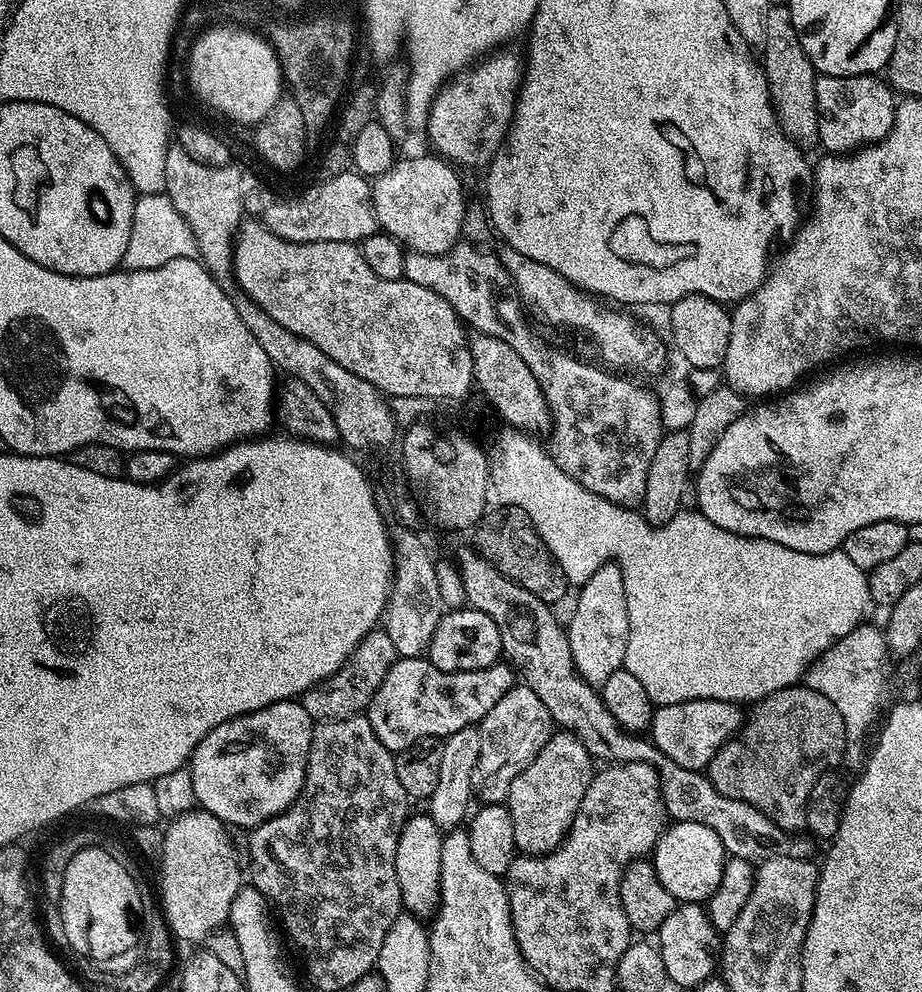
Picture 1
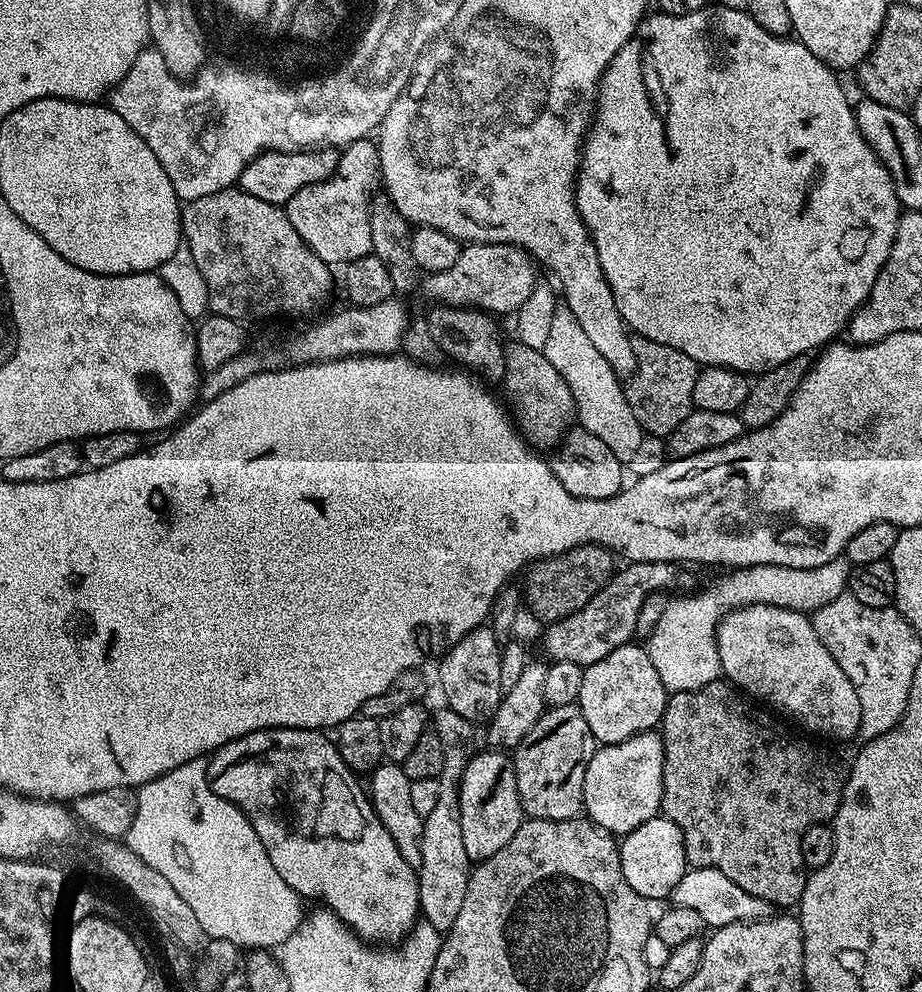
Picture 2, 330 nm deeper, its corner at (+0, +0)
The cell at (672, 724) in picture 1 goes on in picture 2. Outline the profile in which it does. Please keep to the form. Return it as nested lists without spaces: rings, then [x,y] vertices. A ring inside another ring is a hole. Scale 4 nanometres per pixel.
[[[659,731],[640,732],[626,742],[597,747],[586,766],[584,807],[587,819],[617,838],[633,832],[660,812],[664,741]]]

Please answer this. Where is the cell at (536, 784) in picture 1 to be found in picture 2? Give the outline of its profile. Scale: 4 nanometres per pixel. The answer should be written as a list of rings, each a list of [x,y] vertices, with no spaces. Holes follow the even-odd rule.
[[[575,703],[545,710],[512,756],[518,798],[525,813],[537,820],[577,819],[584,807],[586,766],[597,747],[590,726],[586,726],[586,718]]]

